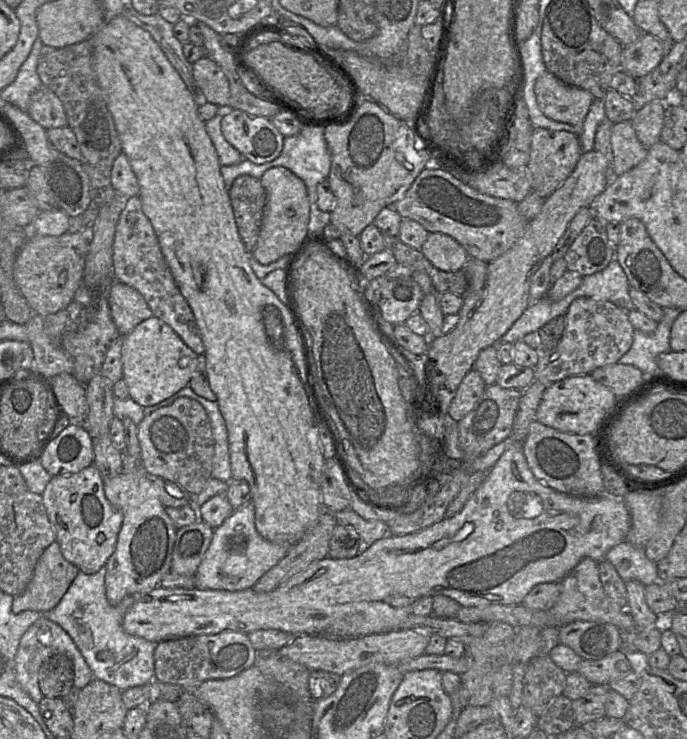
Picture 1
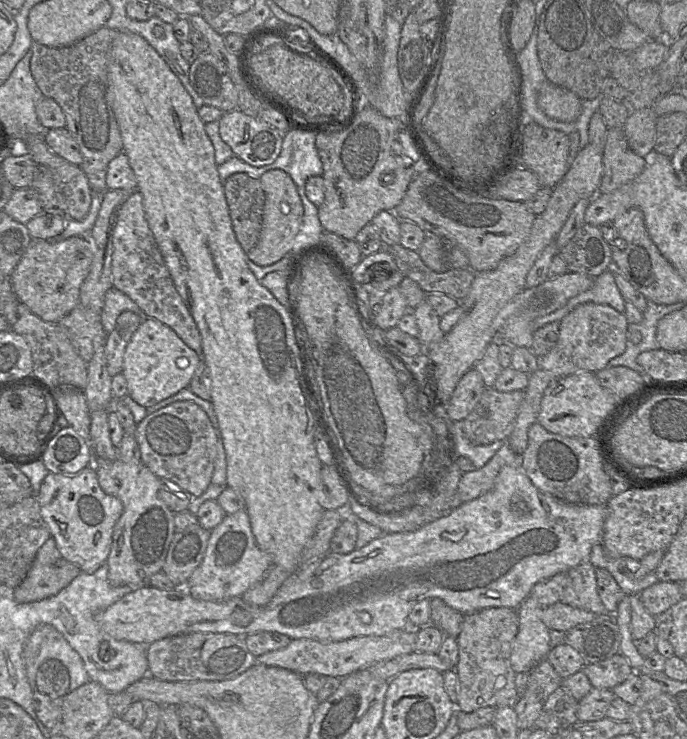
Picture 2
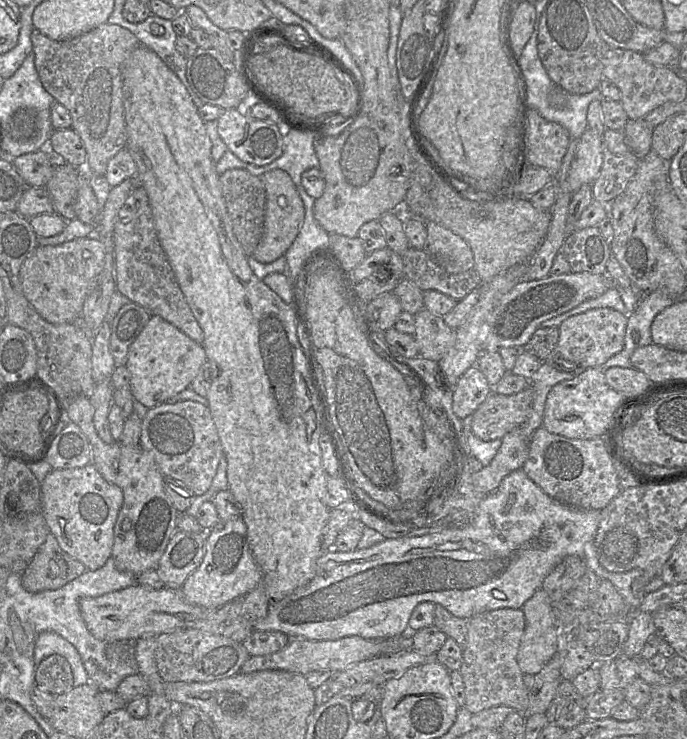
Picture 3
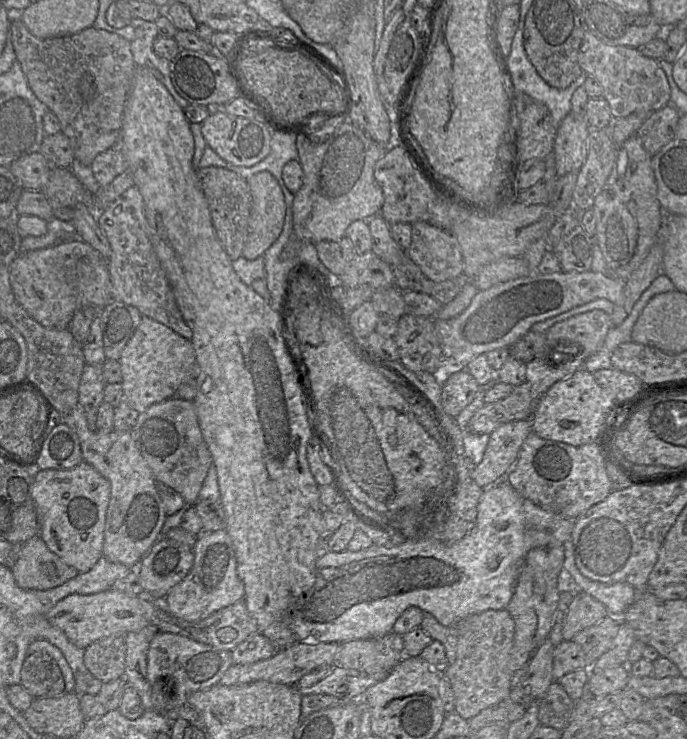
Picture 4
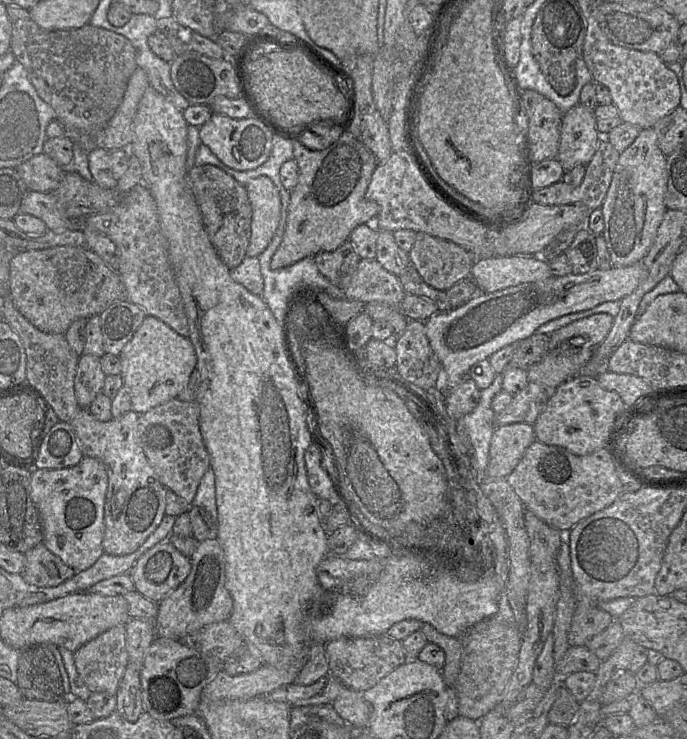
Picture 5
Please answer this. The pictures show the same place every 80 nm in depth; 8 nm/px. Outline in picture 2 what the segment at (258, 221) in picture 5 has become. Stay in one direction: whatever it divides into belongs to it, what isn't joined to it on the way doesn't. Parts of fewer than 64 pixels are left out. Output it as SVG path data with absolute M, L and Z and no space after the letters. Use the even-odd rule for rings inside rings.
M284 170L267 171L260 177L260 183L265 192L262 229L258 243L247 257L259 266L270 266L286 255L291 255L294 239L303 220L304 207L295 182Z

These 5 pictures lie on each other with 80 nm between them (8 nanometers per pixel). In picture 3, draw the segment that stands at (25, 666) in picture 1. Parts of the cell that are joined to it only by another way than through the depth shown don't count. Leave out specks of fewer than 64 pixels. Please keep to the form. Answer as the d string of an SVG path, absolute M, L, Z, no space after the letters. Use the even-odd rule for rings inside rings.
M49 631L40 633L36 639L33 652L34 672L38 665L52 654L60 655L68 663L73 676L73 688L89 682L81 658L74 646L58 634Z

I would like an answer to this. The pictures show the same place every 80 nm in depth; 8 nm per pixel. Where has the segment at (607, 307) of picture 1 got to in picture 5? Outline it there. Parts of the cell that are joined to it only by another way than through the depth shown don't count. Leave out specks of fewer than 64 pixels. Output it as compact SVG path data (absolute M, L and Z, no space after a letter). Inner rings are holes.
M594 314L556 329L549 334L547 352L555 349L558 345L565 344L569 346L569 349L580 349L579 346L569 344L570 342L565 342L567 339L574 336L583 337L593 348L596 348L603 342L611 330L613 319L614 318L608 314Z

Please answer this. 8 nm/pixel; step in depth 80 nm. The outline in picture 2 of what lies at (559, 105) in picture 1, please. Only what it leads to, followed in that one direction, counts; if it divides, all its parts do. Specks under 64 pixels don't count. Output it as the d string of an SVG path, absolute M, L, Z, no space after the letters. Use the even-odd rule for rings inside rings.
M548 80L539 90L537 103L548 117L560 122L576 122L582 111L582 99Z

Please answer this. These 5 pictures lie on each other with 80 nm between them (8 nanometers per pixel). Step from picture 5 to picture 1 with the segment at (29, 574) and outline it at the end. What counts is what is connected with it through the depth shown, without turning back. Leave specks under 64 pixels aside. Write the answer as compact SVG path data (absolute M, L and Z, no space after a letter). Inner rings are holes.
M51 543L39 557L33 572L33 576L21 594L14 597L12 603L13 613L26 610L46 612L55 608L80 570L63 557L59 544Z

